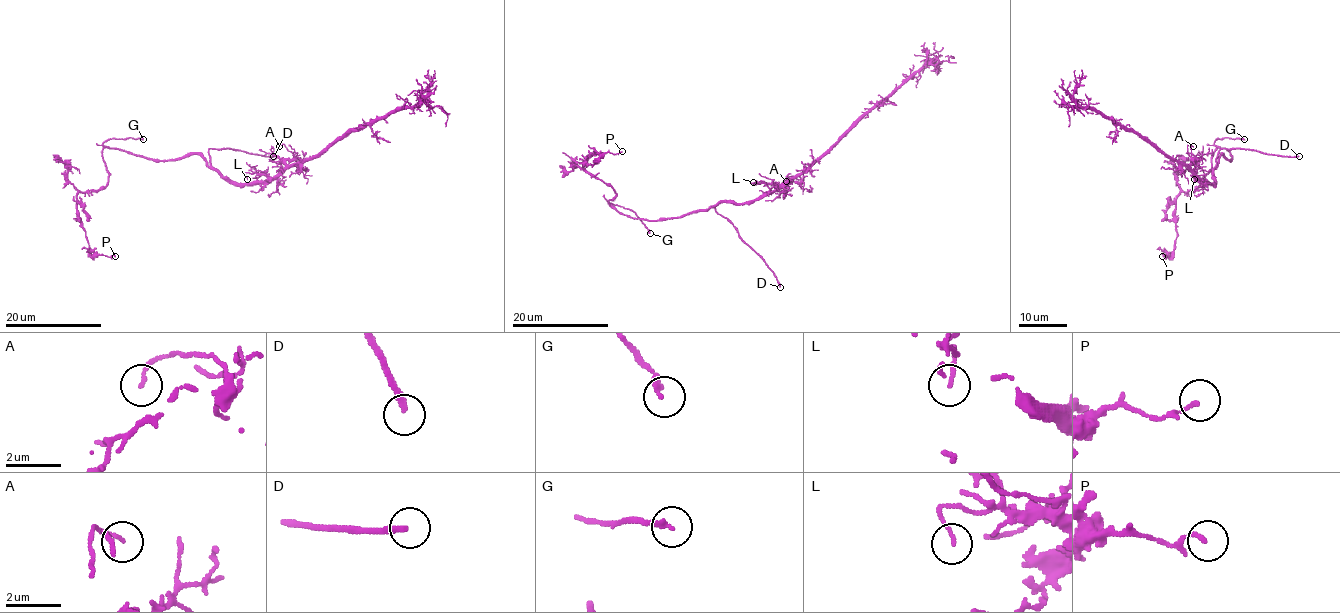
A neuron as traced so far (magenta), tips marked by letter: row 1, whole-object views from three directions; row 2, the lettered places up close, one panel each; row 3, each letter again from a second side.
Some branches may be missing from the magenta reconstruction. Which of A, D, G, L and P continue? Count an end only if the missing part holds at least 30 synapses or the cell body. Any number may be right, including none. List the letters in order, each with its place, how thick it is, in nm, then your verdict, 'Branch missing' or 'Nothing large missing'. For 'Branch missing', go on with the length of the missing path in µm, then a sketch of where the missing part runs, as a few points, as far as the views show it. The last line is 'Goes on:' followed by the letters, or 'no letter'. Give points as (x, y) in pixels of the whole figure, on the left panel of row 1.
A: Place: (279, 146). Thickness 140 nm. Nothing large missing
D: Place: (273, 156). Thickness 240 nm. Branch missing. Missing length about 20 µm. Course of what is missing: (273, 156), (279, 149), (285, 110)
G: Place: (143, 139). Thickness 180 nm. Nothing large missing
L: Place: (247, 179). Thickness 120 nm. Nothing large missing
P: Place: (115, 256). Thickness 130 nm. Nothing large missing
Goes on: D

